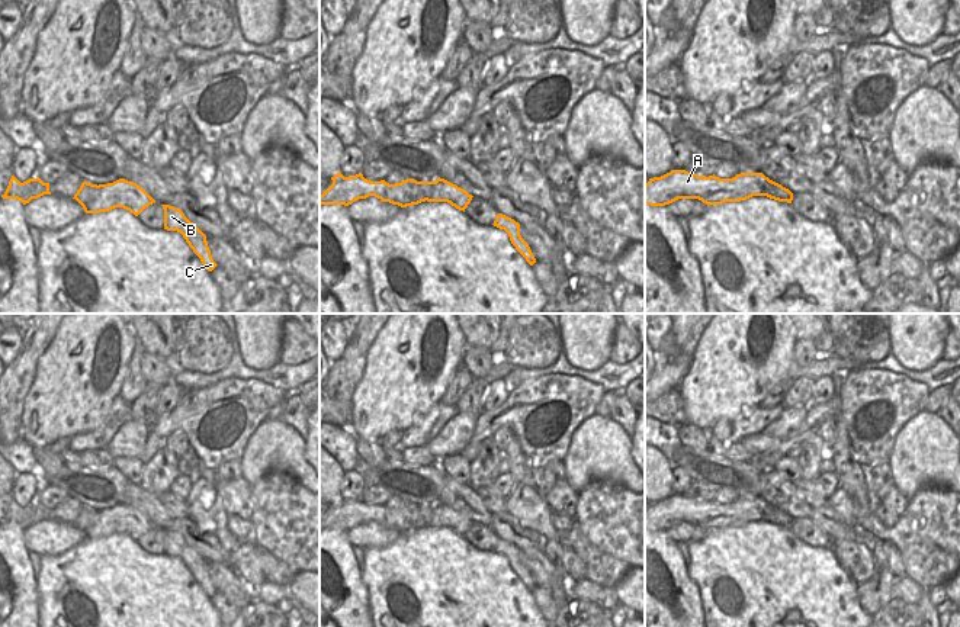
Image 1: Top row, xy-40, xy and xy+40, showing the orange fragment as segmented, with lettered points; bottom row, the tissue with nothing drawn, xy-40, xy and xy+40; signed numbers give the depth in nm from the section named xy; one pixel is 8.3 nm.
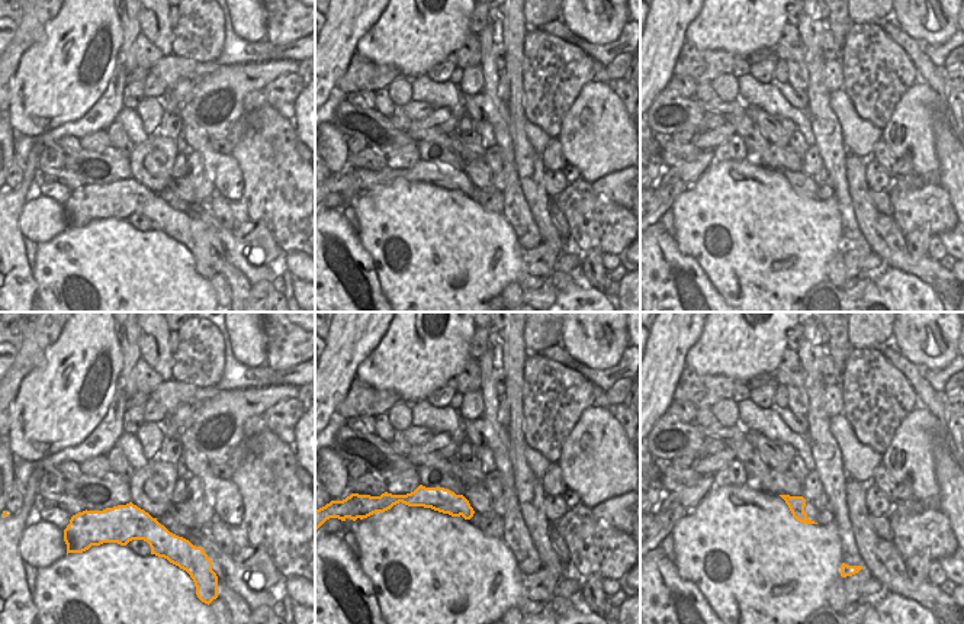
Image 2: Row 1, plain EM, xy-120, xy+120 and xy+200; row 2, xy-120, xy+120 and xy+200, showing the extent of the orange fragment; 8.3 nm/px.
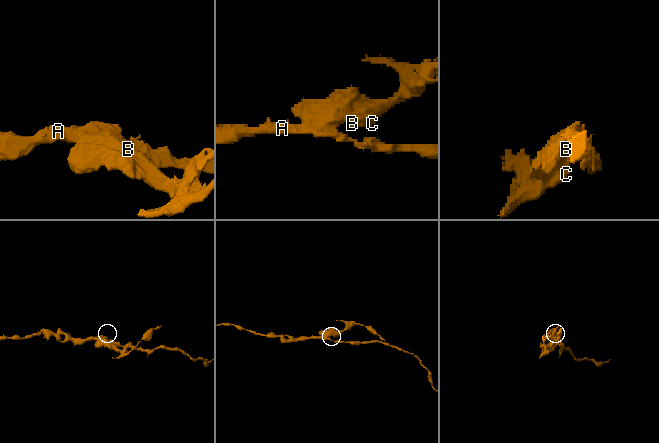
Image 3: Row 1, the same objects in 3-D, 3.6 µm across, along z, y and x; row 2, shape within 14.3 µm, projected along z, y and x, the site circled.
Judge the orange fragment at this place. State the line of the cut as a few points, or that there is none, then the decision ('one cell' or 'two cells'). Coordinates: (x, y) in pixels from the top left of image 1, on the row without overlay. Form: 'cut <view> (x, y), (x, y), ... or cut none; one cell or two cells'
cut xy-40 (98, 511), (89, 526), (77, 526); two cells

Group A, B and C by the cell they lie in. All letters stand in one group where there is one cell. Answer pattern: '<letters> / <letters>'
A / B C

